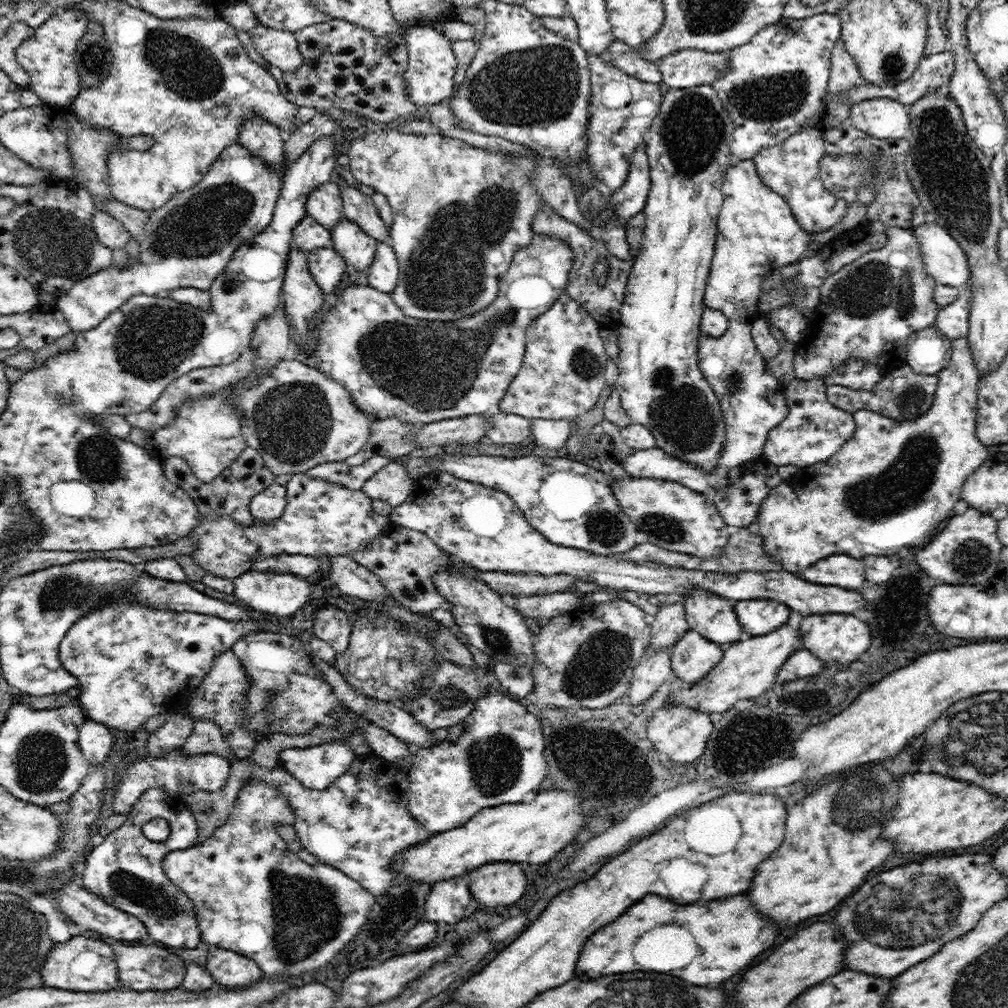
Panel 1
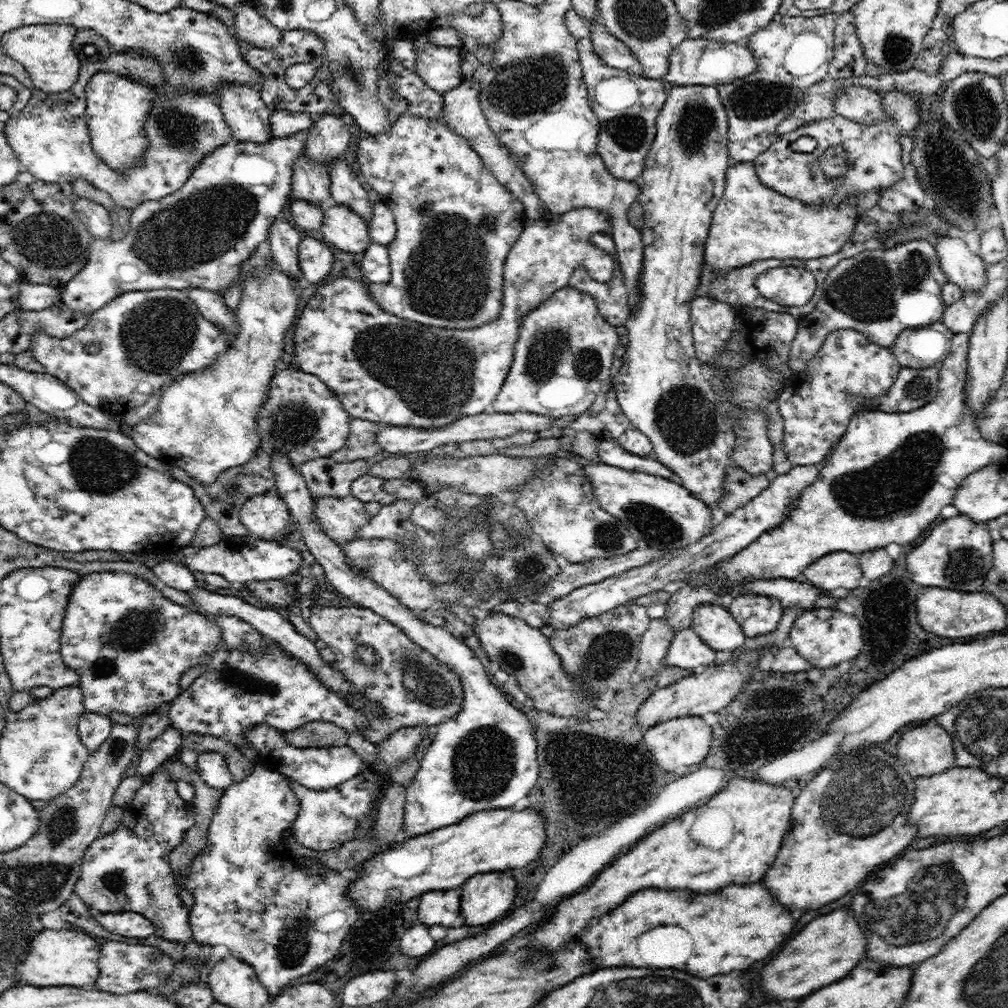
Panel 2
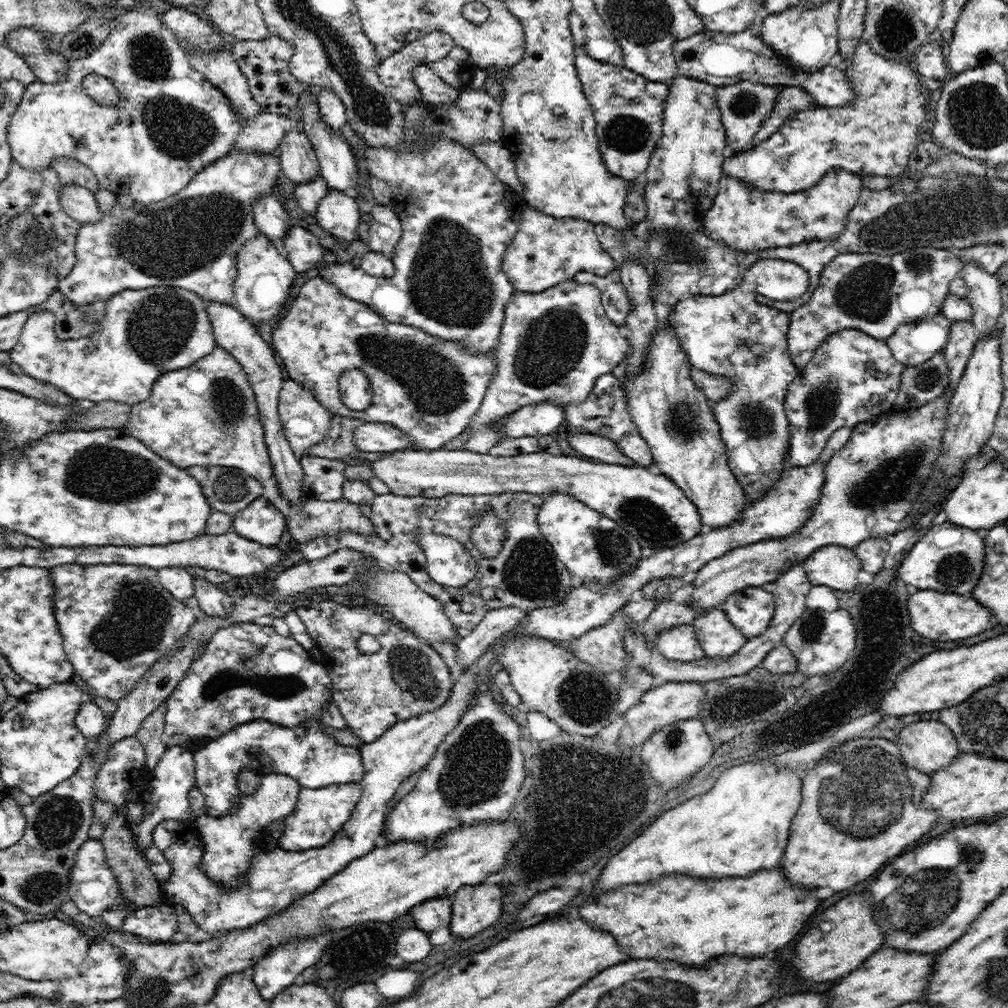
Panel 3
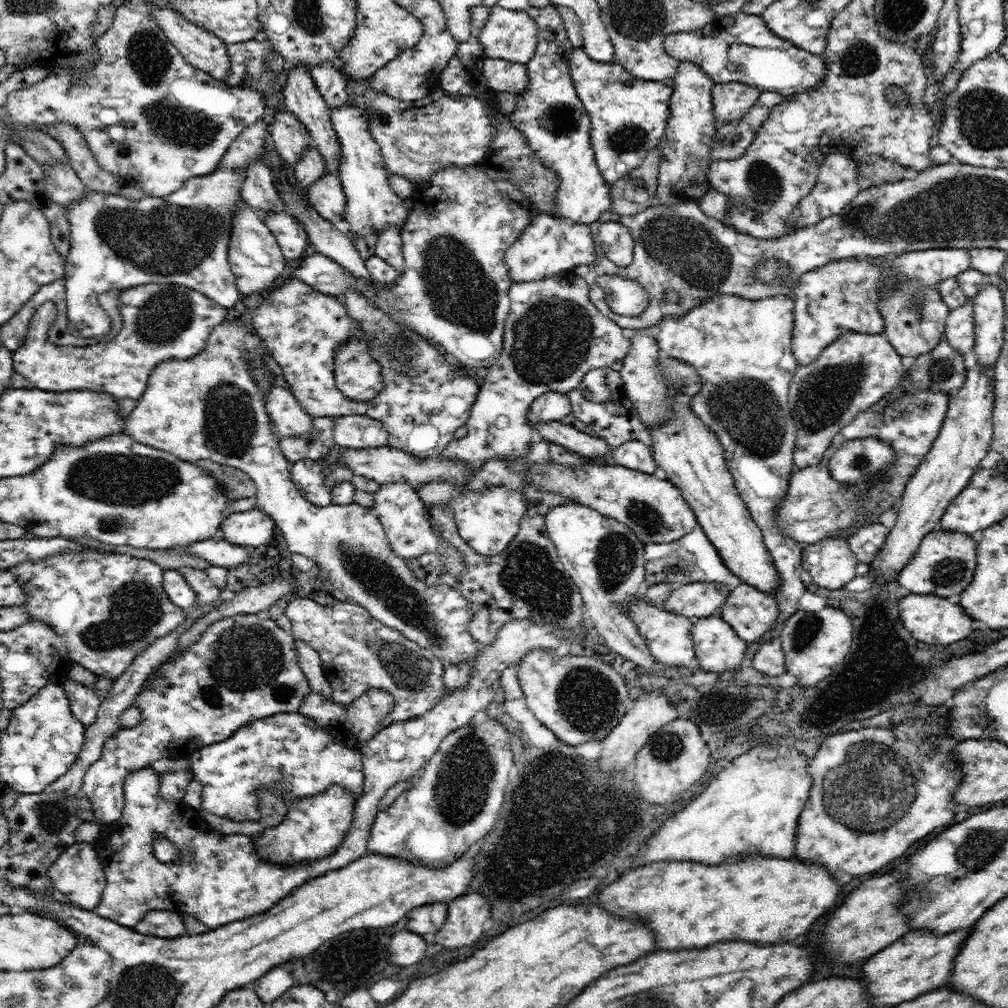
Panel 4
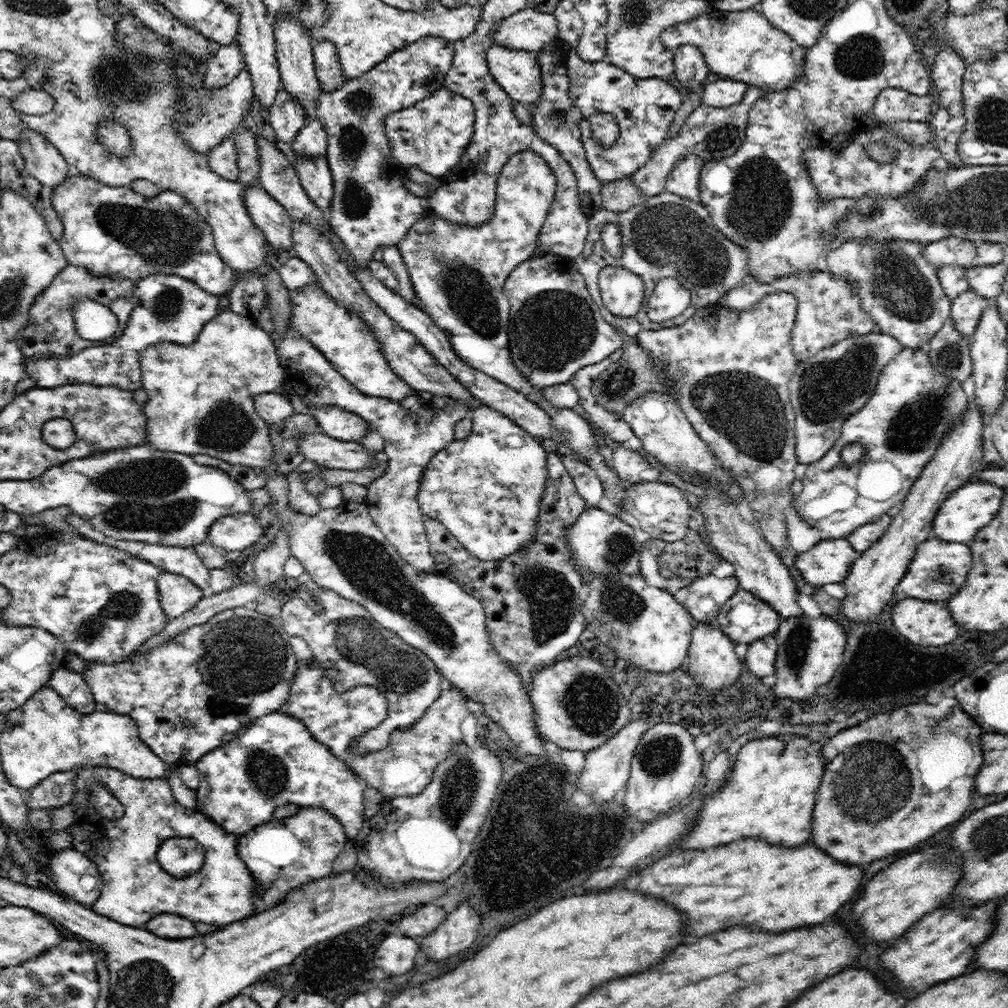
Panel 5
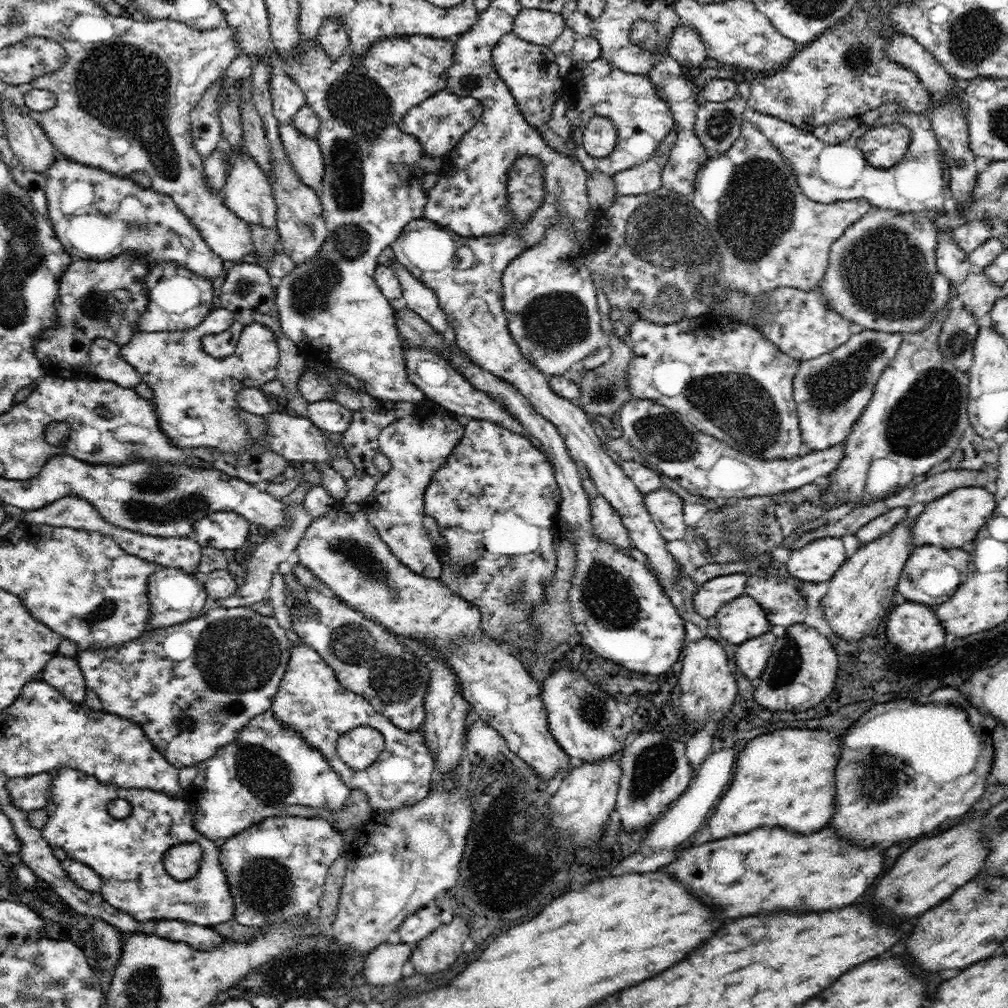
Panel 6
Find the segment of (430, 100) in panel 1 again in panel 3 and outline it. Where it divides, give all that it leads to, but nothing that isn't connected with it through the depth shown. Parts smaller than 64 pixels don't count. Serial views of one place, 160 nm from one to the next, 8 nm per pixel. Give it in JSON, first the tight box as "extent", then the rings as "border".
{"extent":[427,45,479,90],"border":[[[456,45],[444,58],[427,64],[444,83],[457,90],[470,89],[479,69],[470,58],[470,53]]]}

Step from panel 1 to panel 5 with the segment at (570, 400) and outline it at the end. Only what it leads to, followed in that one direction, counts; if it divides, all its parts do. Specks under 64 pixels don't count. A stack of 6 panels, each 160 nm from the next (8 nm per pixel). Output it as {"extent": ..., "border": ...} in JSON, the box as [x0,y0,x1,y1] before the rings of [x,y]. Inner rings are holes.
{"extent":[417,251,629,561],"border":[[[547,251],[544,256],[531,256],[528,260],[520,262],[506,279],[504,294],[511,306],[509,347],[512,352],[512,363],[534,388],[543,391],[546,386],[571,382],[576,371],[604,361],[618,348],[628,344],[629,336],[622,330],[617,332],[602,316],[574,261],[564,256]],[[478,405],[472,415],[473,429],[471,433],[464,439],[456,439],[448,446],[445,446],[442,451],[437,452],[432,460],[427,464],[426,470],[423,472],[422,480],[420,481],[417,501],[419,502],[421,511],[425,517],[442,523],[445,528],[452,533],[458,542],[468,550],[468,552],[476,556],[482,561],[500,561],[508,558],[508,555],[521,551],[527,547],[530,541],[535,541],[537,529],[537,516],[540,512],[540,501],[542,500],[543,492],[545,491],[545,482],[548,478],[547,471],[547,454],[544,447],[540,445],[539,438],[533,434],[526,432],[523,428],[516,425],[508,416],[490,408],[486,405]]]}

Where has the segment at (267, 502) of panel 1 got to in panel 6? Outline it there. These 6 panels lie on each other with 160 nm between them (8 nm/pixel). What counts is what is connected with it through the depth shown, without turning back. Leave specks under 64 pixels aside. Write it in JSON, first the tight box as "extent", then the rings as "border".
{"extent":[193,511,250,550],"border":[[[218,511],[198,518],[193,534],[201,546],[220,550],[240,548],[248,538],[250,522],[234,511]]]}

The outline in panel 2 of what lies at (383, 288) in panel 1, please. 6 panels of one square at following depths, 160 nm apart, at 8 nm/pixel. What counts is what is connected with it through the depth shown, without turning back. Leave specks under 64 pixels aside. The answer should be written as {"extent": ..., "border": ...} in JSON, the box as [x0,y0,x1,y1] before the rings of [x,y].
{"extent":[361,242,391,285],"border":[[[373,242],[366,249],[361,262],[361,274],[363,280],[371,285],[388,282],[391,279],[387,246]]]}

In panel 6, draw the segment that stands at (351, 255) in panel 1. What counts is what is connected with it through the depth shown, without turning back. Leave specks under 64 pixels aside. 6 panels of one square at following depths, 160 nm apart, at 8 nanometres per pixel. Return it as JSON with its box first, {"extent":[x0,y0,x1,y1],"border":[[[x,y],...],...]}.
{"extent":[279,124,324,193],"border":[[[292,124],[280,125],[279,133],[295,173],[306,186],[319,193],[324,176],[324,162],[317,140],[302,134]]]}

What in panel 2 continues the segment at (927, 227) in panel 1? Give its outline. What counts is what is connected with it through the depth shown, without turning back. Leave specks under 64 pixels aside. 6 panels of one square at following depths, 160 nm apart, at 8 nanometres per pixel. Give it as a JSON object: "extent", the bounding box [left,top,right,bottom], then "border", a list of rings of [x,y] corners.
{"extent":[934,228,986,291],"border":[[[952,228],[934,241],[947,282],[957,284],[963,291],[979,291],[985,285],[986,264],[968,249],[959,230]]]}

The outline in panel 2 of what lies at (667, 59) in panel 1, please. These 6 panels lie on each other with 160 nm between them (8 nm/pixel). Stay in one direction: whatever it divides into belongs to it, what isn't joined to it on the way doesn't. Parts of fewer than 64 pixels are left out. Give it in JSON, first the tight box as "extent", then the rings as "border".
{"extent":[666,38,757,86],"border":[[[686,38],[671,50],[666,81],[679,86],[722,86],[742,79],[757,70],[754,55],[747,47],[748,42],[749,39],[746,43],[738,43],[713,41],[707,38]]]}

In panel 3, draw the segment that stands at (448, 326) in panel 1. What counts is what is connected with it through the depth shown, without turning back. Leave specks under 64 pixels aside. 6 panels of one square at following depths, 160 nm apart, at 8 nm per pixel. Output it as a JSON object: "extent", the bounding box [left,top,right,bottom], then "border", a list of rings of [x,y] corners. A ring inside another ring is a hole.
{"extent":[271,206,614,451],"border":[[[525,206],[519,230],[504,252],[501,269],[507,274],[515,292],[540,292],[569,281],[582,271],[606,276],[614,270],[614,260],[602,248],[594,229],[592,222],[578,218],[554,218]],[[317,276],[301,286],[299,294],[282,319],[276,321],[271,346],[284,360],[283,366],[289,378],[308,391],[326,407],[332,416],[353,417],[366,422],[389,422],[408,435],[411,448],[433,451],[446,448],[452,438],[462,434],[476,410],[480,408],[484,394],[490,386],[498,360],[494,354],[473,354],[456,341],[434,337],[424,330],[402,323],[393,323],[364,302],[344,296],[330,281]],[[358,368],[370,379],[373,388],[372,402],[361,411],[350,410],[341,399],[338,378],[344,370]]]}

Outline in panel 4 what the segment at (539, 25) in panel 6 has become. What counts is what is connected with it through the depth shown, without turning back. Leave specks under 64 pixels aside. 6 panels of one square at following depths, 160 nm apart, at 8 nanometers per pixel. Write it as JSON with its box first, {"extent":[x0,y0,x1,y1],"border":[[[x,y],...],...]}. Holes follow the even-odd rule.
{"extent":[478,4,538,64],"border":[[[496,4],[489,8],[488,20],[480,30],[478,42],[485,57],[502,58],[510,62],[526,64],[534,56],[538,33],[536,23],[526,10],[508,10]],[[488,54],[492,54],[492,56],[488,56]]]}

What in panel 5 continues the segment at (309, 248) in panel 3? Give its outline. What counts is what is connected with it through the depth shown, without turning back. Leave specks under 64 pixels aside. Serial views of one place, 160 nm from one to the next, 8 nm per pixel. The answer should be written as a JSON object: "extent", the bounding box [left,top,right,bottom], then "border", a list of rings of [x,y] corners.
{"extent":[244,184,293,254],"border":[[[259,184],[244,186],[244,205],[254,225],[264,233],[266,240],[277,251],[287,251],[291,254],[292,249],[292,224],[293,219],[286,209],[271,194],[268,194]]]}

